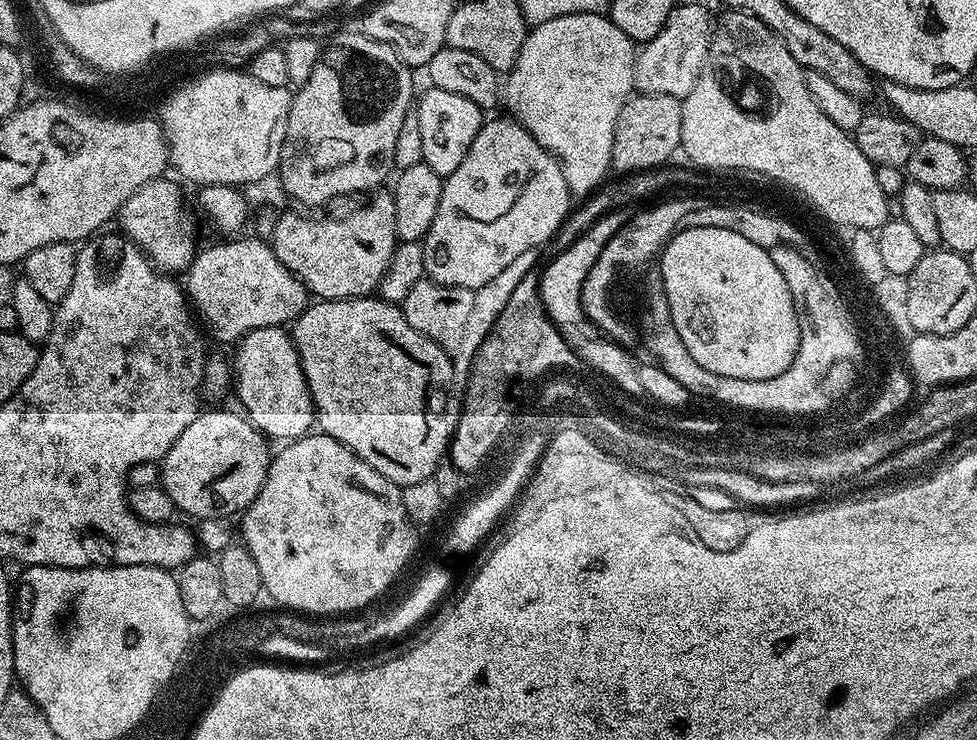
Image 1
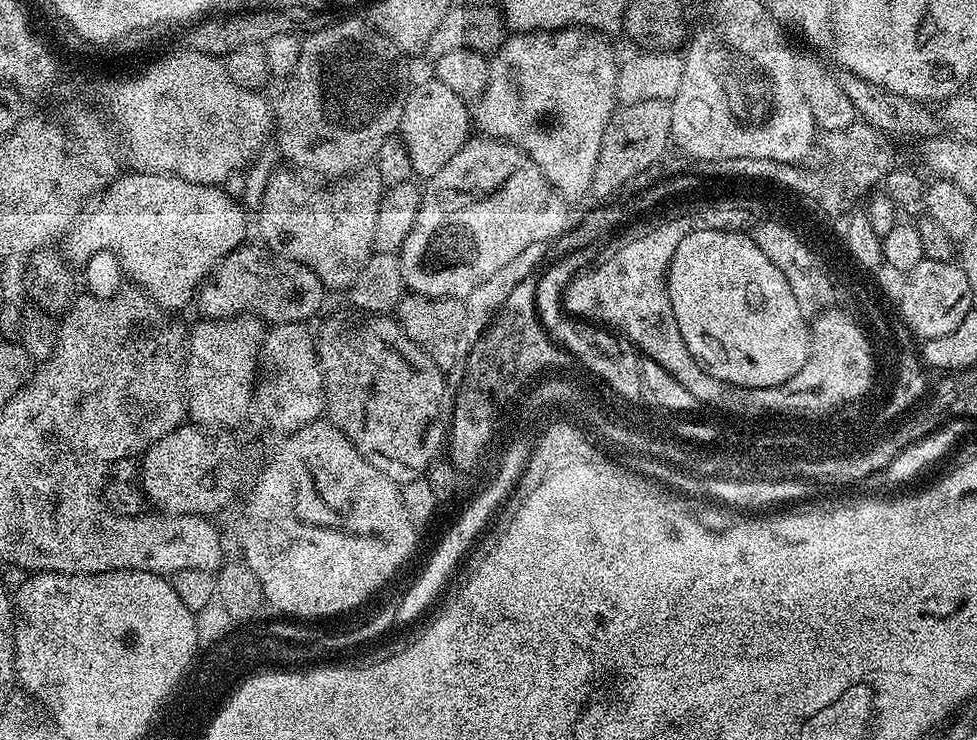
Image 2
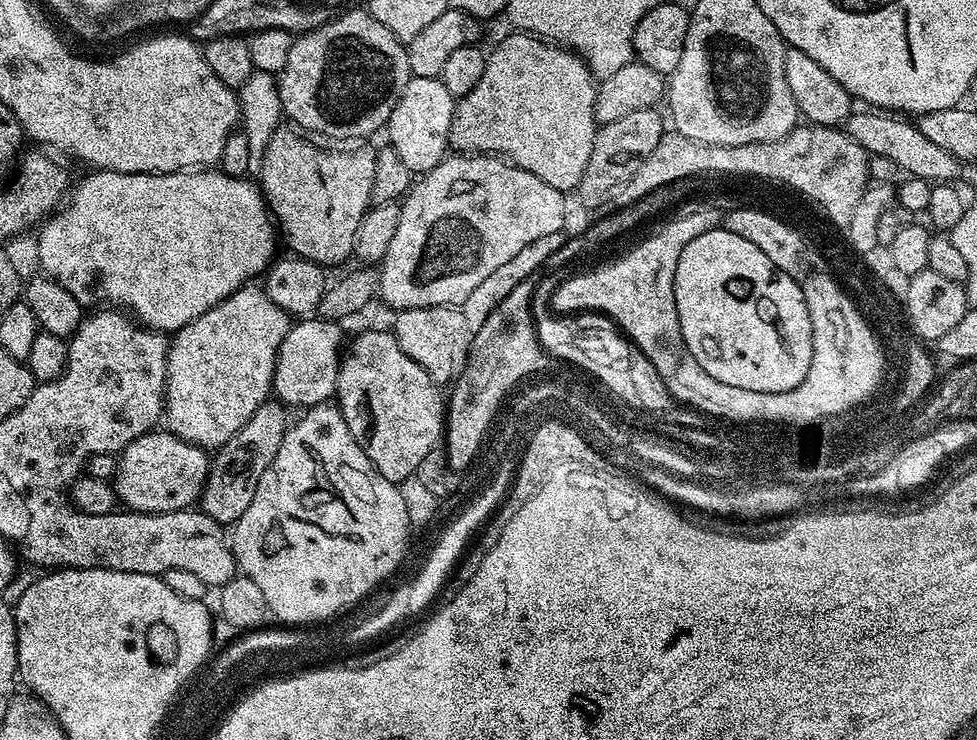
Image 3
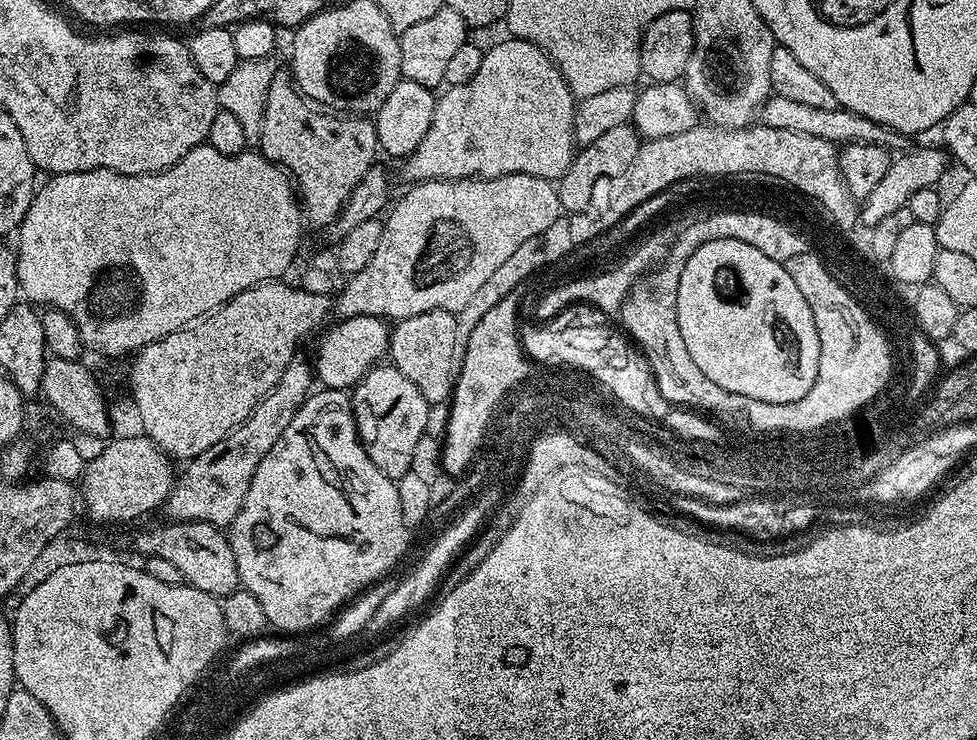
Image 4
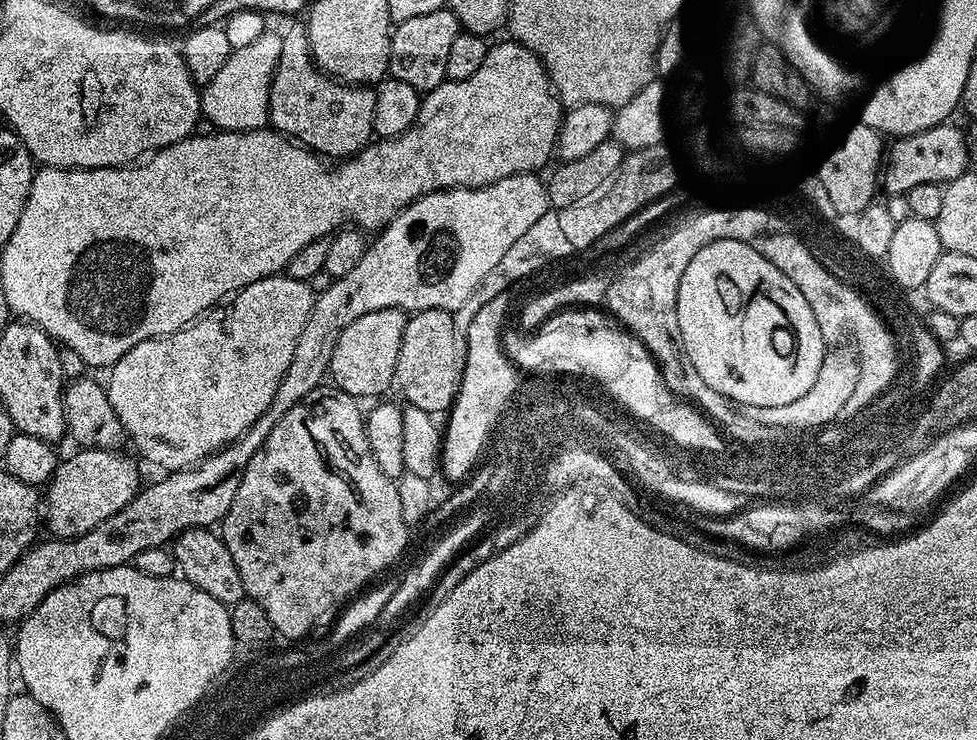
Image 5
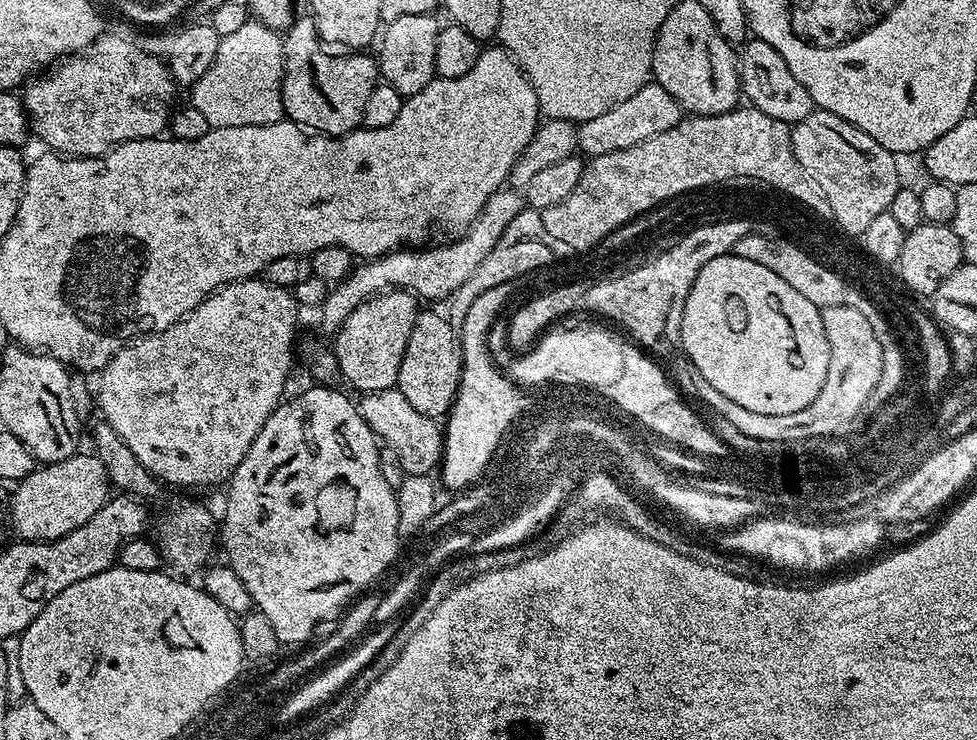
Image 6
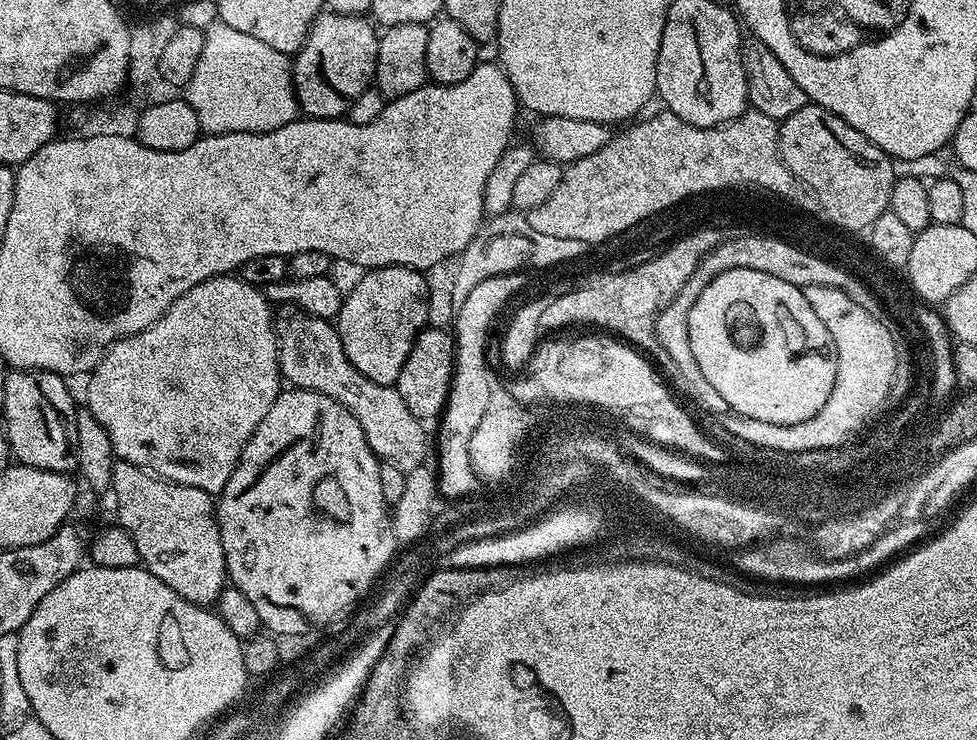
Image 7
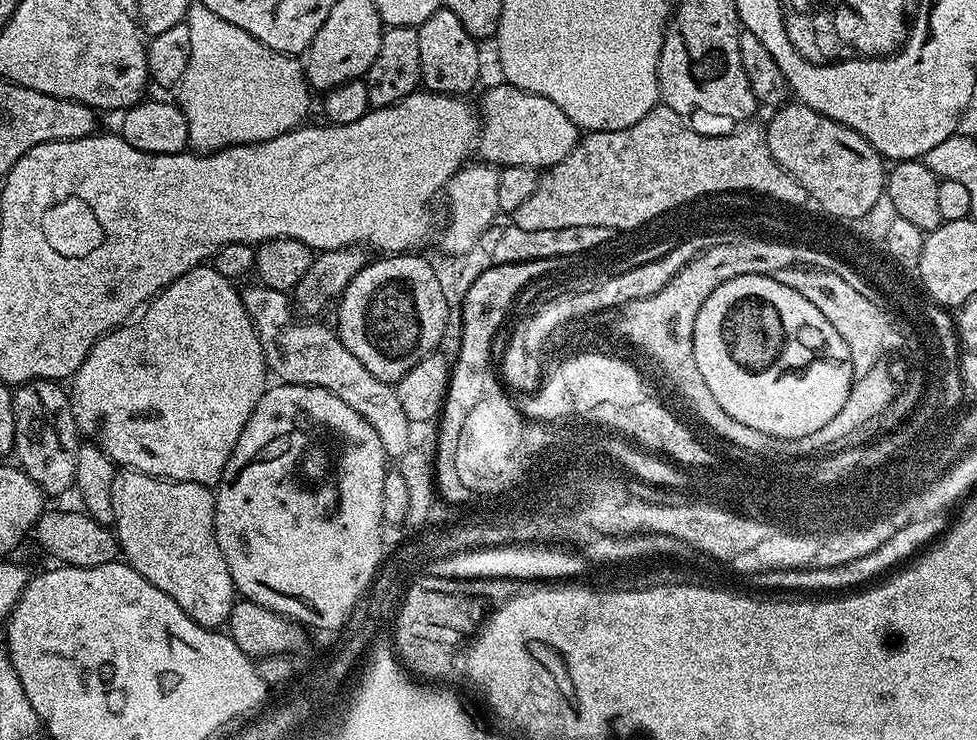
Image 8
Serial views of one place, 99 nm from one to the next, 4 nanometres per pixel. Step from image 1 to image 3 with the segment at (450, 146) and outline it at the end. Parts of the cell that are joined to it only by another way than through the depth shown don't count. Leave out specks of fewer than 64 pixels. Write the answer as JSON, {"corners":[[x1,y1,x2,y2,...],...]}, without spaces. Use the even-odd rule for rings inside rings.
{"corners":[[413,76,410,82,406,82,406,90,402,90,402,98,398,98,398,106,394,106,386,125,387,143,394,150,398,150,398,158,402,158,406,170,410,170,414,174,423,174,434,170,434,166,440,164,450,148,452,119,455,109,456,100,450,94,450,90,446,90,446,86,442,86,442,82,437,77]]}

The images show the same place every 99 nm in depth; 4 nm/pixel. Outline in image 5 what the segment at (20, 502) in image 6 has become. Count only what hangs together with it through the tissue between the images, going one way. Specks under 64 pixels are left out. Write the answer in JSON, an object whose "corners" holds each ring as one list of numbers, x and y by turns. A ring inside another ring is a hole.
{"corners":[[80,448,69,460,61,459,56,466,56,472,46,485,46,499,42,504,42,516,53,537,61,540,73,540,98,526,98,522,106,522,110,514,118,514,122,506,133,500,142,487,140,472,136,464,123,451,102,450,101,448]]}

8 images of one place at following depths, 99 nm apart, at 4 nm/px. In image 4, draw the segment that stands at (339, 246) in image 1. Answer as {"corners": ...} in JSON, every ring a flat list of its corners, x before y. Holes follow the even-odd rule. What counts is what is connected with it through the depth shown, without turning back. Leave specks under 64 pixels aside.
{"corners":[[288,70,276,71,274,82,270,82,258,143,260,155,294,177,302,215,317,230,334,222,348,195,362,182,362,174,373,168,372,159,378,156,376,126,371,119,360,114,337,114,313,104,296,87]]}

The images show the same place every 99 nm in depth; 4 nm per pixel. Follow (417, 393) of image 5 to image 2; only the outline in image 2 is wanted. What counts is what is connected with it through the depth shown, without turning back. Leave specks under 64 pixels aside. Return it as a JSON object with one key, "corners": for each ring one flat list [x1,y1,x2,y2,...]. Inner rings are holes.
{"corners":[[405,294,398,302,394,318,402,326,406,338,410,338,410,342,414,342,422,350,426,350,426,354,430,354,432,361,443,370,445,377,456,378,463,373,470,347,462,335,466,331,466,306,463,299,454,296,430,298]]}

